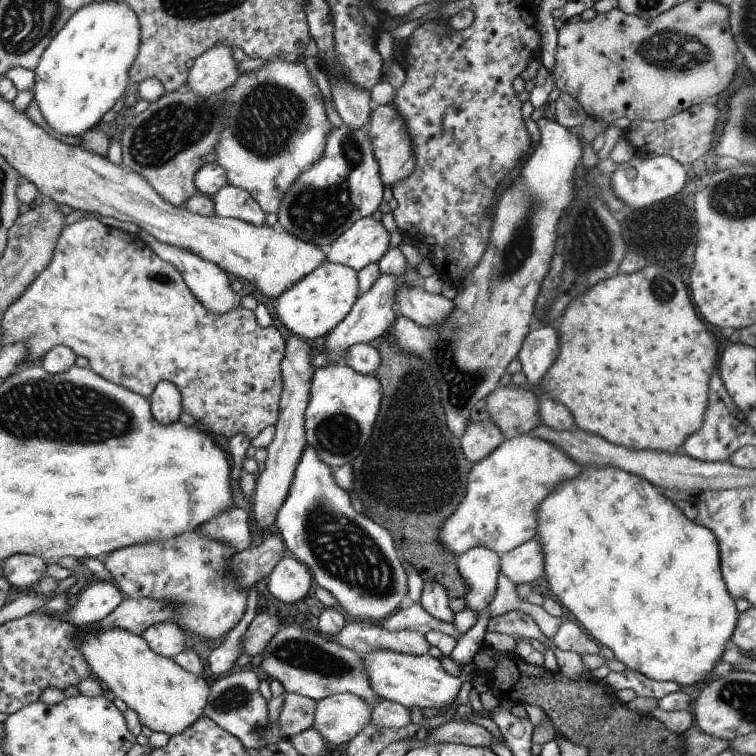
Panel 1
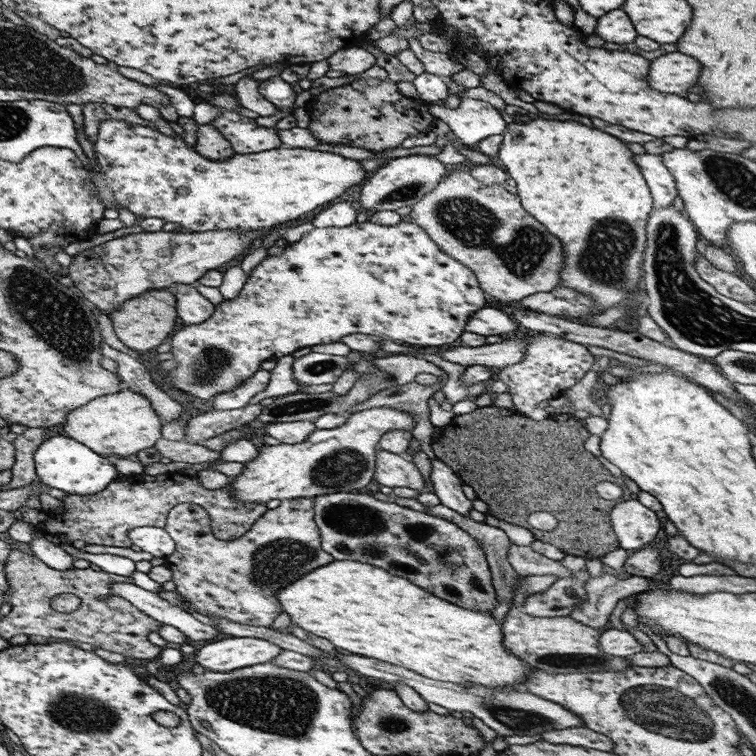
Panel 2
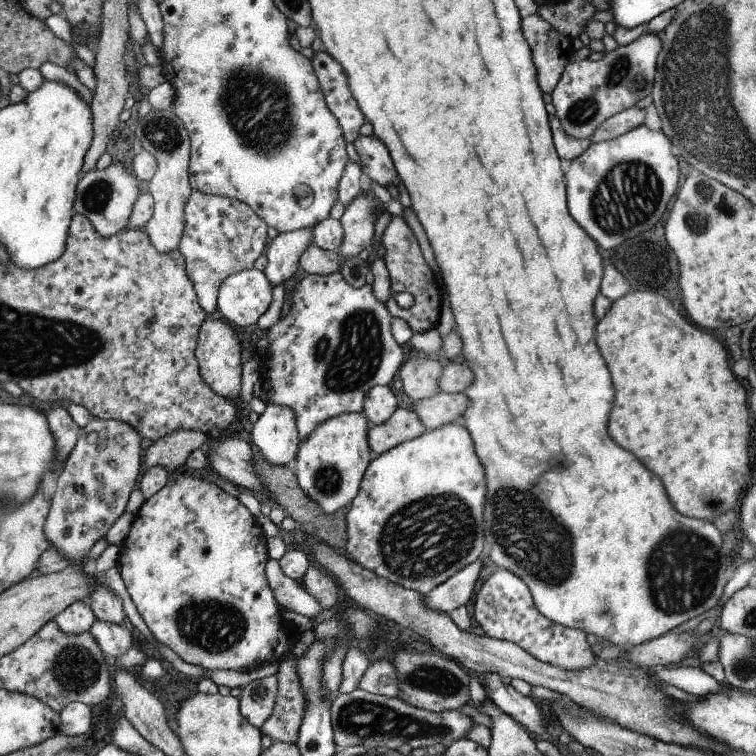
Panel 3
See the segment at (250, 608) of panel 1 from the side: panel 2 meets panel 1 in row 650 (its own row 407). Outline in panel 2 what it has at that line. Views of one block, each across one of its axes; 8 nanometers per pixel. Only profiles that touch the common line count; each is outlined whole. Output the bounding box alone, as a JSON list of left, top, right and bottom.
[212,369,271,411]

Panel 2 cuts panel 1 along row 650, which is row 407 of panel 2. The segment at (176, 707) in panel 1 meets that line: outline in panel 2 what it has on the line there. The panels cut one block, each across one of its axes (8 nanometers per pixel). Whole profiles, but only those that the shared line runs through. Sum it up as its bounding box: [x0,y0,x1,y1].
[63,388,163,457]

